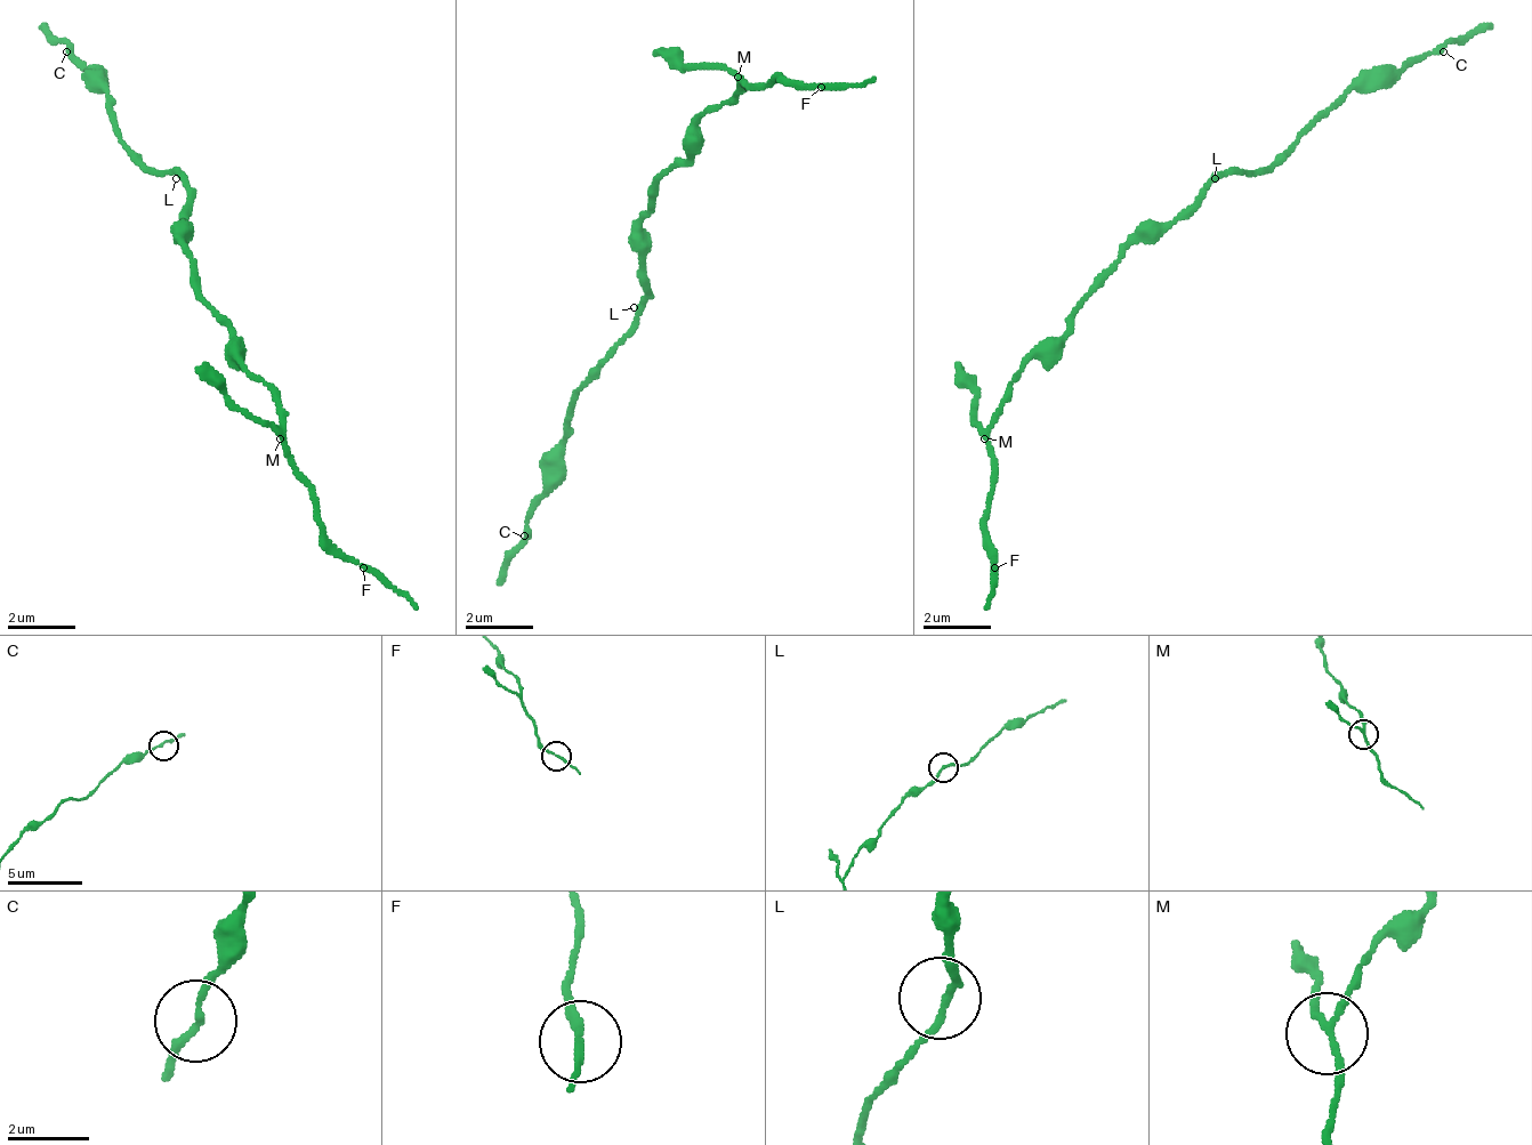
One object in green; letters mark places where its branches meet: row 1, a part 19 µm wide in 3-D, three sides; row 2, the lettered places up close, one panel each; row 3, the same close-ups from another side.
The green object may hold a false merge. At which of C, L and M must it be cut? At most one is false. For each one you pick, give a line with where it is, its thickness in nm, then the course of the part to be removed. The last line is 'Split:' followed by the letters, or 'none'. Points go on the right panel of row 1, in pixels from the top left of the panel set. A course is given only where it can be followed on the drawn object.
M: (984, 438) | 150 nm | (986, 441), (986, 610)
Split: M

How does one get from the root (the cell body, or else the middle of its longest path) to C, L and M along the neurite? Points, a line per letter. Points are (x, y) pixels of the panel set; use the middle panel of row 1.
C: (651, 214), (643, 223), (643, 316), (575, 401), (558, 443), (558, 485), (532, 510), (524, 535)
L: (651, 214), (643, 223), (643, 299), (634, 307)
M: (651, 214), (651, 188), (685, 155), (685, 138), (710, 112), (719, 112), (736, 96), (736, 79)

